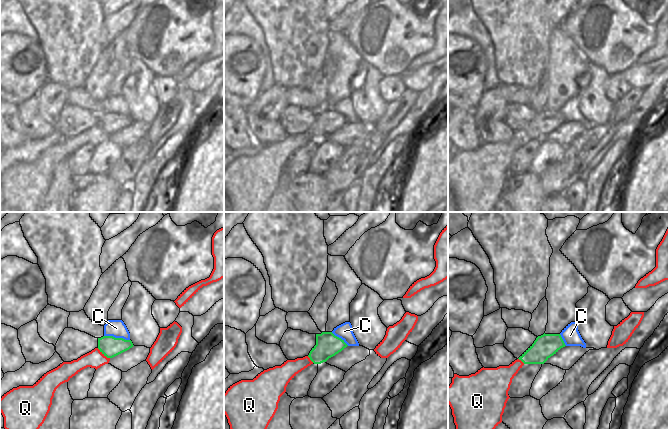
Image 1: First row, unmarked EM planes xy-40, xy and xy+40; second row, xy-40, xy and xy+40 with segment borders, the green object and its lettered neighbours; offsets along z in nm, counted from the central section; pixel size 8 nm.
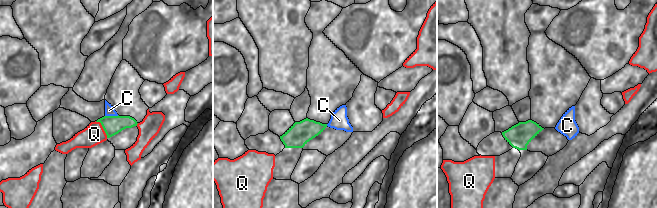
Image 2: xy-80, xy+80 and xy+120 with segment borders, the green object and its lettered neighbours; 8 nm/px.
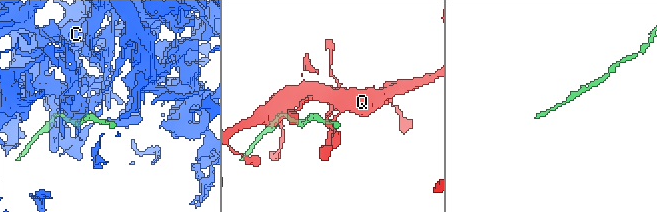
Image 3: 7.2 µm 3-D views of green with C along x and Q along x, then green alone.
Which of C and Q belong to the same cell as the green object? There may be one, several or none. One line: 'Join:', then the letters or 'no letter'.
Join: no letter

